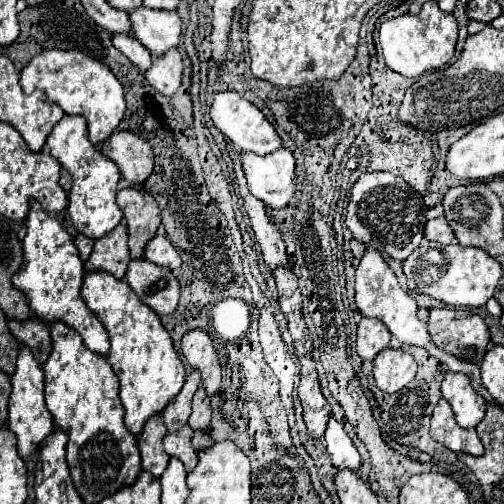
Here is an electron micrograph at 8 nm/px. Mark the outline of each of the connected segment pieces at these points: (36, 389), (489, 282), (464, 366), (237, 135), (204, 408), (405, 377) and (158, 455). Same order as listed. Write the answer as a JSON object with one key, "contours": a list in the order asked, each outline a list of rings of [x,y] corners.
{"contours":[[[[22,347],[16,363],[16,373],[12,375],[12,395],[8,405],[8,429],[18,439],[18,453],[22,459],[28,459],[38,451],[42,441],[54,431],[54,419],[44,403],[44,371],[34,361],[30,349]]],[[[424,239],[420,247],[404,261],[404,275],[410,291],[424,293],[432,299],[438,299],[454,307],[482,307],[492,297],[502,277],[502,269],[498,261],[482,249],[450,243],[444,245],[444,255],[442,255],[442,245]]],[[[368,249],[368,251],[364,253],[364,257],[362,257],[362,261],[360,261],[358,269],[356,269],[356,307],[358,307],[358,311],[360,311],[364,317],[376,317],[376,319],[384,321],[386,327],[388,327],[388,331],[390,331],[394,337],[398,337],[402,343],[406,343],[406,345],[420,345],[420,347],[427,349],[432,356],[444,363],[448,370],[468,375],[477,393],[480,393],[487,402],[493,401],[493,403],[496,403],[482,385],[478,365],[464,359],[457,359],[456,356],[448,354],[437,347],[434,341],[430,339],[426,325],[424,325],[424,323],[418,319],[418,315],[416,315],[418,307],[416,307],[414,297],[408,295],[408,293],[400,287],[400,283],[398,283],[394,271],[386,265],[386,261],[382,259],[382,255],[380,255],[378,251],[374,251],[374,249]]],[[[222,91],[214,97],[210,105],[210,119],[218,131],[222,131],[234,145],[238,145],[238,149],[246,149],[256,155],[266,155],[276,149],[282,149],[282,139],[262,115],[262,111],[234,91]]],[[[202,385],[198,387],[196,395],[194,395],[194,401],[192,401],[192,415],[188,419],[188,425],[196,431],[196,429],[202,429],[206,431],[208,429],[208,423],[210,423],[210,415],[212,415],[212,409],[210,409],[210,397],[206,395],[206,391],[202,389]]],[[[384,349],[374,359],[376,387],[384,393],[396,393],[416,375],[416,361],[402,349]]],[[[160,415],[152,417],[146,425],[142,435],[138,437],[138,449],[142,455],[142,471],[152,473],[156,479],[164,473],[170,457],[162,449],[162,437],[166,435],[166,427]]]]}

